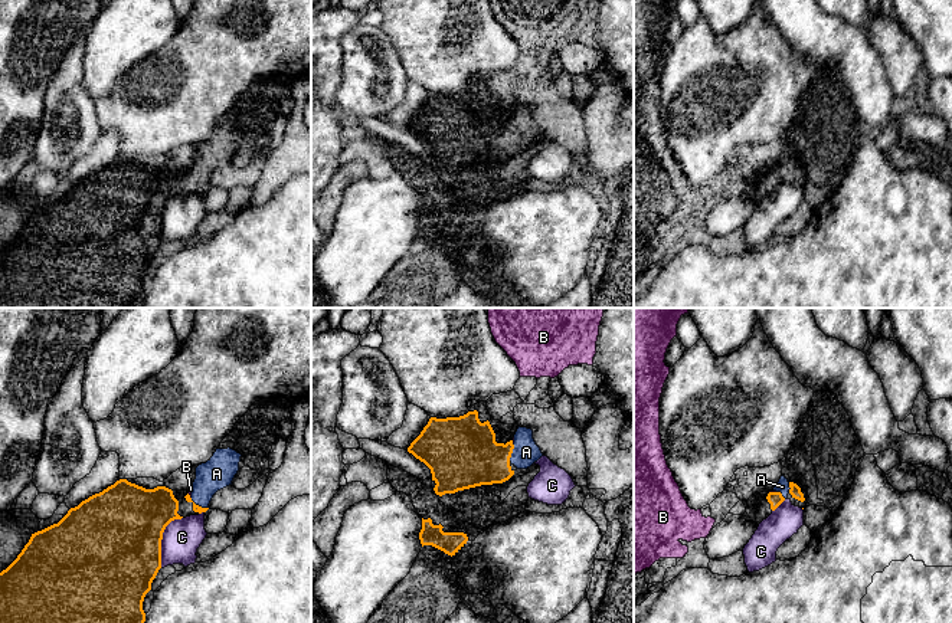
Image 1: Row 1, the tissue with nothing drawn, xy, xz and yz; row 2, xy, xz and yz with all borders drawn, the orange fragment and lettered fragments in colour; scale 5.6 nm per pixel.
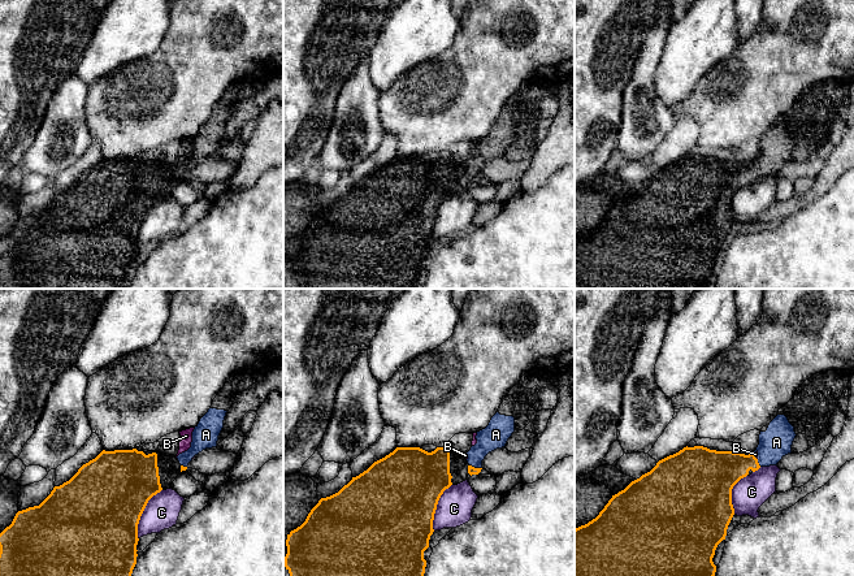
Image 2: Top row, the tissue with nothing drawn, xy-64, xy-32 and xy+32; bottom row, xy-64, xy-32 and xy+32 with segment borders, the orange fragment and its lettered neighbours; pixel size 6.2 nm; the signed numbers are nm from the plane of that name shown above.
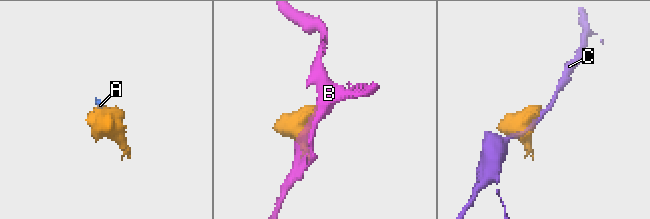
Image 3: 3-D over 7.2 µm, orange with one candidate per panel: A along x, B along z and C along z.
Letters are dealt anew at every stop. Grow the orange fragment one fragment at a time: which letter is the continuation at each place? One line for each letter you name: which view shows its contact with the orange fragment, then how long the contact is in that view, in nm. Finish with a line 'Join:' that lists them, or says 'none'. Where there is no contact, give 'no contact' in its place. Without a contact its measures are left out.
A: meets orange in xy; contact 120 nm long
Join: A

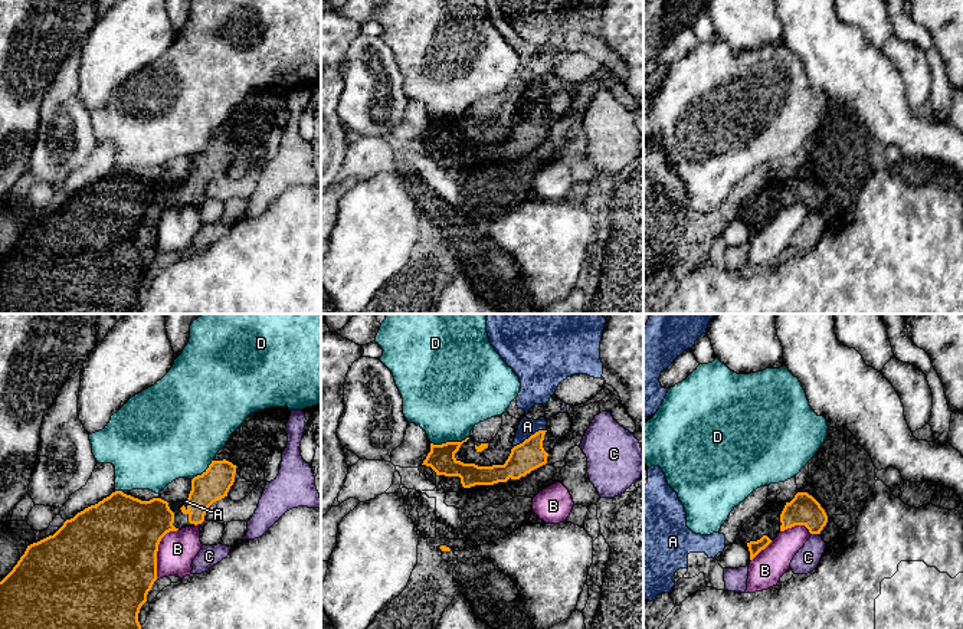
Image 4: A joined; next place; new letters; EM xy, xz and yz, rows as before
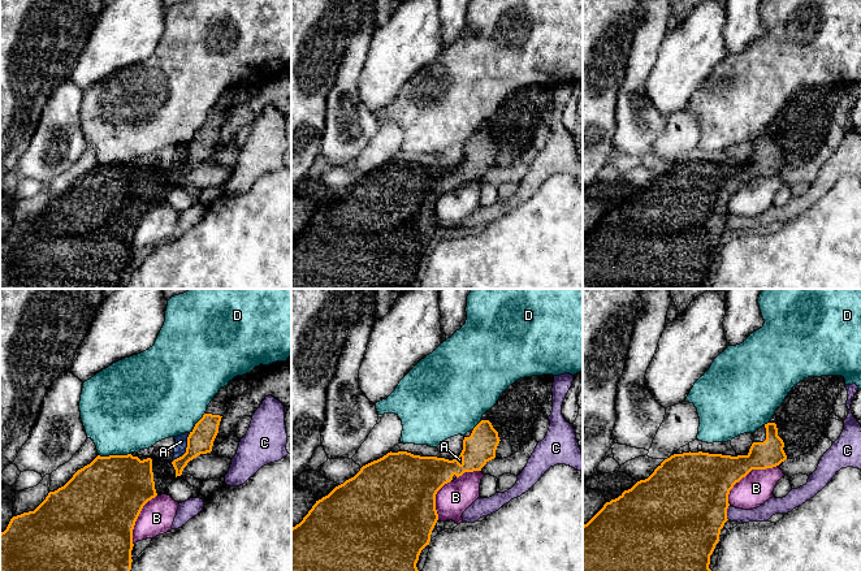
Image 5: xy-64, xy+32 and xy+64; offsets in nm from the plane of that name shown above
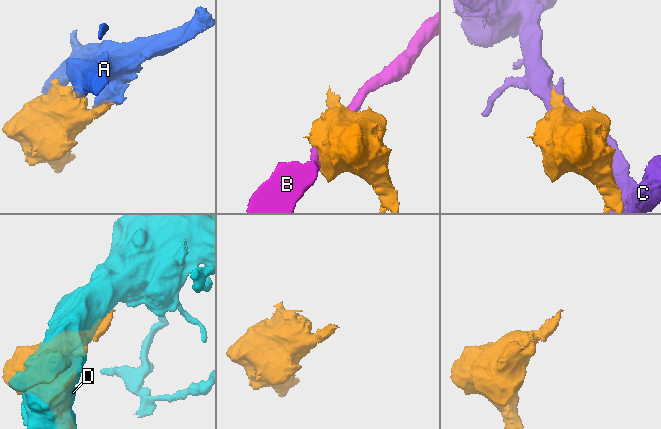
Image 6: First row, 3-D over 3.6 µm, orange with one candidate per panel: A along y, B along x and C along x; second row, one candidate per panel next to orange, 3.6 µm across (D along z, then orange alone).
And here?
Join: none

